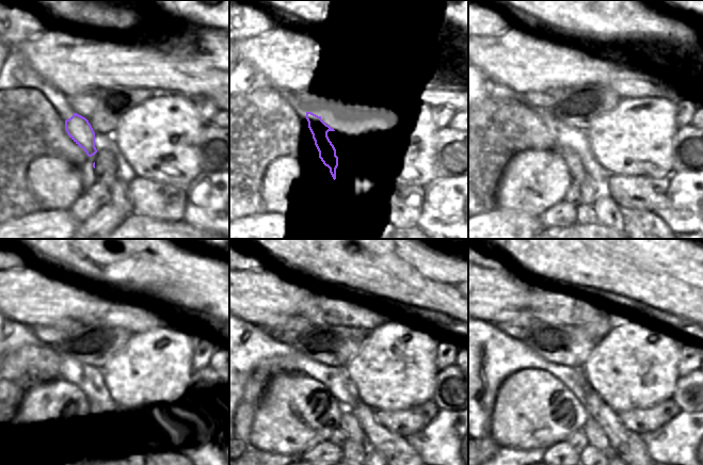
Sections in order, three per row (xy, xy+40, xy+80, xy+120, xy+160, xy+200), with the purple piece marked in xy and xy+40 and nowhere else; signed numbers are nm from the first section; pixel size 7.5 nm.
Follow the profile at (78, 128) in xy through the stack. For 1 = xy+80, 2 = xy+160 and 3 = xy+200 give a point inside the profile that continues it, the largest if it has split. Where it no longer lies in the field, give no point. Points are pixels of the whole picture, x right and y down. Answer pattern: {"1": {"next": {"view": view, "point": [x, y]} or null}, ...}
{"1": {"next": {"view": "xy+80", "point": [572, 161]}}, "2": {"next": {"view": "xy+160", "point": [352, 429]}}, "3": {"next": {"view": "xy+200", "point": [593, 432]}}}

